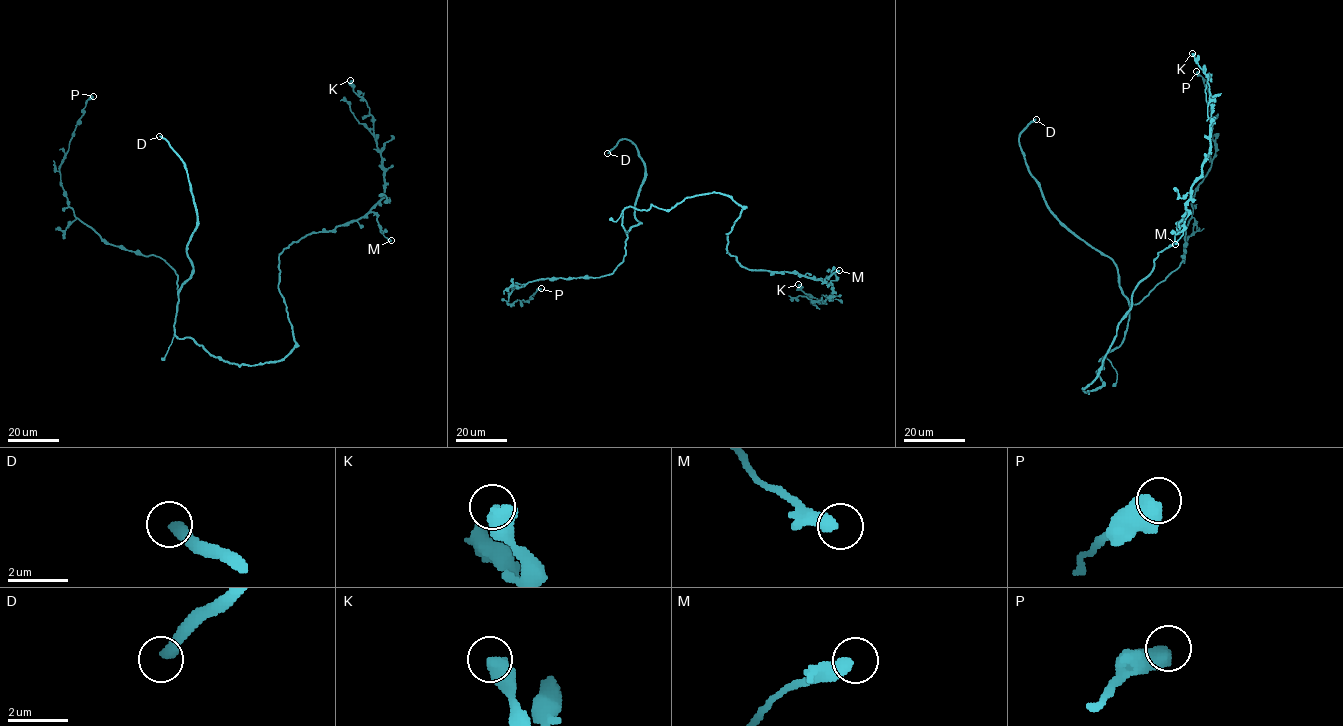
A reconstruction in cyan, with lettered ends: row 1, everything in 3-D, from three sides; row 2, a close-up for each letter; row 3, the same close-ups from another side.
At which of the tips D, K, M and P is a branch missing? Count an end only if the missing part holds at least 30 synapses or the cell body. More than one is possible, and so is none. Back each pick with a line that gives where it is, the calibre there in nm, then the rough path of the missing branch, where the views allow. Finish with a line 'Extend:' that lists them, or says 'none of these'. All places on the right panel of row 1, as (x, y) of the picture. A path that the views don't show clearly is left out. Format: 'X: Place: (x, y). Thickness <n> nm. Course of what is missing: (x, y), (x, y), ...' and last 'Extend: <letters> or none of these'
D: Place: (1036, 119). Thickness 400 nm. Course of what is missing: (1036, 119), (1127, 98), (1137, 90), (1131, 73), (1160, 52), (1192, 49), (1232, 61), (1232, 81)
Extend: D

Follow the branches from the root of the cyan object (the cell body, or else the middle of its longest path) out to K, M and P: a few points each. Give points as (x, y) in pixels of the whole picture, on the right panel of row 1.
K: (1088, 391), (1082, 389), (1099, 371), (1133, 290), (1173, 242), (1209, 152), (1209, 85), (1192, 53)
M: (1088, 391), (1082, 389), (1099, 371), (1133, 290), (1173, 242), (1186, 210), (1175, 244)
P: (1088, 391), (1103, 384), (1099, 360), (1121, 344), (1129, 308), (1183, 262), (1193, 196), (1215, 153), (1196, 71)

